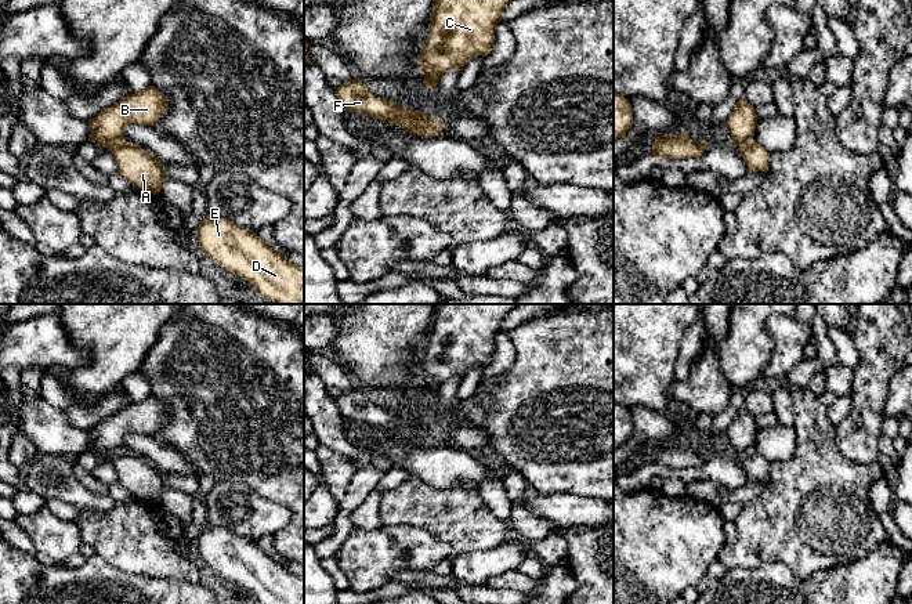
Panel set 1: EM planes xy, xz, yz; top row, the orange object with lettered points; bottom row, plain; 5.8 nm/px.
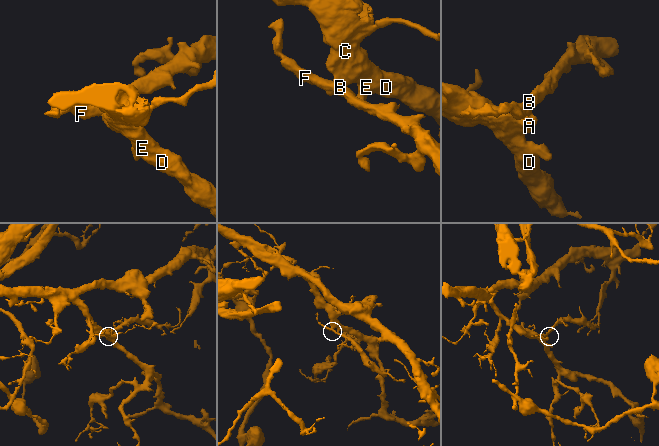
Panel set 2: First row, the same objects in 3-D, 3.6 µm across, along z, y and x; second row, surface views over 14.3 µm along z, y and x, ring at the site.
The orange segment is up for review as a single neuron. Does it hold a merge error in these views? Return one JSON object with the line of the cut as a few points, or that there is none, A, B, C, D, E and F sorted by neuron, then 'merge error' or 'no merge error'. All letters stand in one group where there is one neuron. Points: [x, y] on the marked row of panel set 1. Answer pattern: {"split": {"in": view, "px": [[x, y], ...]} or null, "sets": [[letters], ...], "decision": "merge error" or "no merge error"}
{"split": {"in": "xz", "px": [[433, 120], [416, 133]]}, "sets": [["A", "C", "D", "E"], ["B", "F"]], "decision": "merge error"}

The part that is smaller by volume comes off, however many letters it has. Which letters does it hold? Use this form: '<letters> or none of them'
B, F

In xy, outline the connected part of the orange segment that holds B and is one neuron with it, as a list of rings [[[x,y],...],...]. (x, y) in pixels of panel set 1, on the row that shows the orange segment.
[[[153,86],[140,93],[129,94],[88,120],[91,126],[88,141],[104,148],[124,141],[124,130],[129,124],[158,126],[167,108],[167,98]]]

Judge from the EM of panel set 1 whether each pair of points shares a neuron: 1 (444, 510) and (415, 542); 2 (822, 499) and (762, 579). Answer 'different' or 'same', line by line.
1: different
2: different

